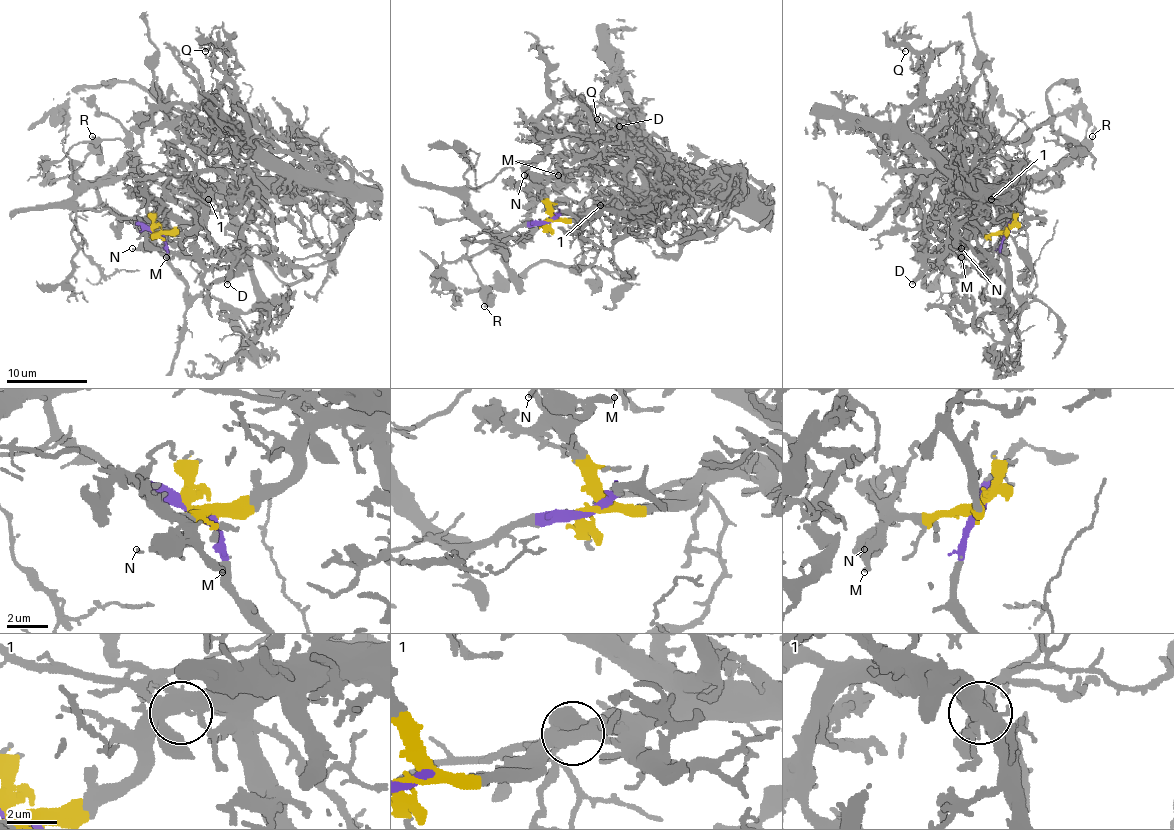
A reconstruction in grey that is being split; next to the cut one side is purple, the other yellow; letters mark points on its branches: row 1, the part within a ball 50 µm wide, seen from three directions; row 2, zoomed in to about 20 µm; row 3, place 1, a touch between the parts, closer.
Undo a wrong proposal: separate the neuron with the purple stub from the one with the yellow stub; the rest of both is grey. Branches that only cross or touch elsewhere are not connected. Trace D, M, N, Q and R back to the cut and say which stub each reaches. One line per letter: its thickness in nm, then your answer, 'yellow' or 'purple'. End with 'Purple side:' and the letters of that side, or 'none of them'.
D: 320 nm thick; yellow
M: 240 nm thick; yellow
N: 170 nm thick; yellow
Q: 120 nm thick; yellow
R: 260 nm thick; purple
Purple side: R

